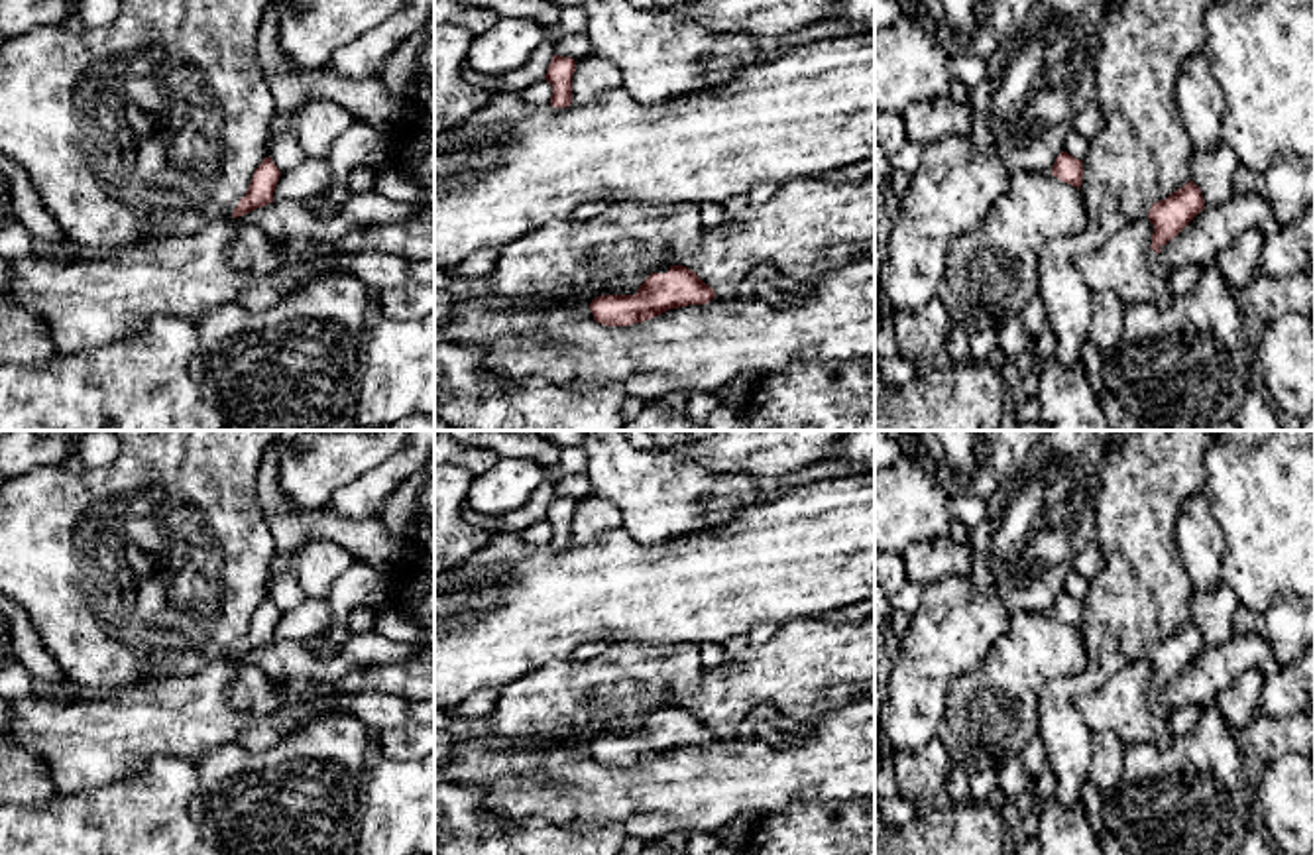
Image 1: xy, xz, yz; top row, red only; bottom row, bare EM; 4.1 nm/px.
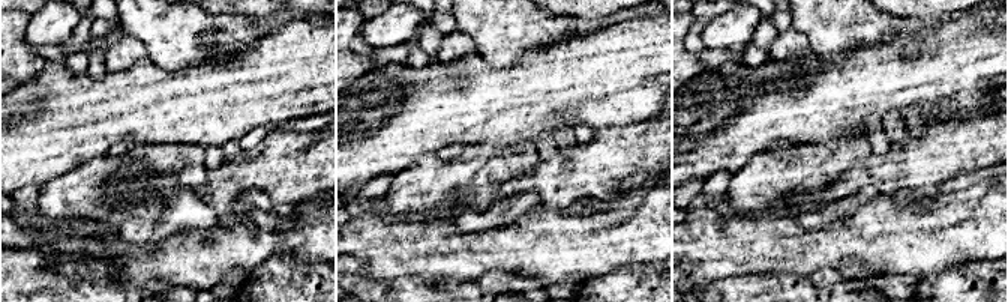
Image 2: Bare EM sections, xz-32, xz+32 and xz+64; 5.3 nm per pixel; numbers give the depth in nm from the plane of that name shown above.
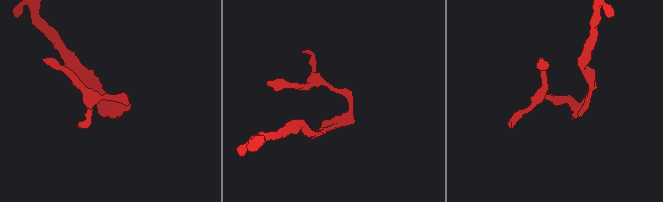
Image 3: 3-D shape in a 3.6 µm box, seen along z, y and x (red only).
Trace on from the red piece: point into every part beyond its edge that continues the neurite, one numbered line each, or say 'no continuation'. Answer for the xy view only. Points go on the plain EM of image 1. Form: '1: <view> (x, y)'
no continuation

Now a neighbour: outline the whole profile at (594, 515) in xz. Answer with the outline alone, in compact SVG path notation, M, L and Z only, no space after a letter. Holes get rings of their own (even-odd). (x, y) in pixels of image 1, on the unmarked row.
M596 495L576 501L572 515L572 542L578 546L592 544L607 531L621 529L623 517L619 509Z

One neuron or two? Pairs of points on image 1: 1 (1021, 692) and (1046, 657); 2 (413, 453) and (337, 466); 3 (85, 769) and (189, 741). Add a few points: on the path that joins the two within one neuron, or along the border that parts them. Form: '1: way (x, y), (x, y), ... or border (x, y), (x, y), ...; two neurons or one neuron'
1: way (1021, 684), (1038, 665); one neuron
2: border (398, 451), (348, 482); two neurons
3: way (111, 743), (114, 740), (164, 740); one neuron

